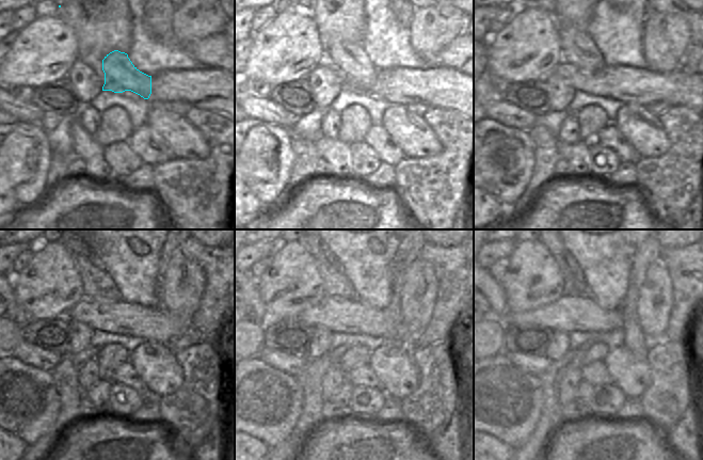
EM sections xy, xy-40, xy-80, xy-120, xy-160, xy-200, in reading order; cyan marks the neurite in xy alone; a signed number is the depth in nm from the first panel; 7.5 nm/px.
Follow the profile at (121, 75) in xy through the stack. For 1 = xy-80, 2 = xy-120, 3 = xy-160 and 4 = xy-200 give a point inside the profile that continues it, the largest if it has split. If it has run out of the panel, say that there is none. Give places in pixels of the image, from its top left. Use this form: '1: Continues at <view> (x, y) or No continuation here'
1: Continues at xy-80 (577, 47)
2: Continues at xy-120 (97, 284)
3: Continues at xy-160 (336, 283)
4: Continues at xy-200 (558, 251).

